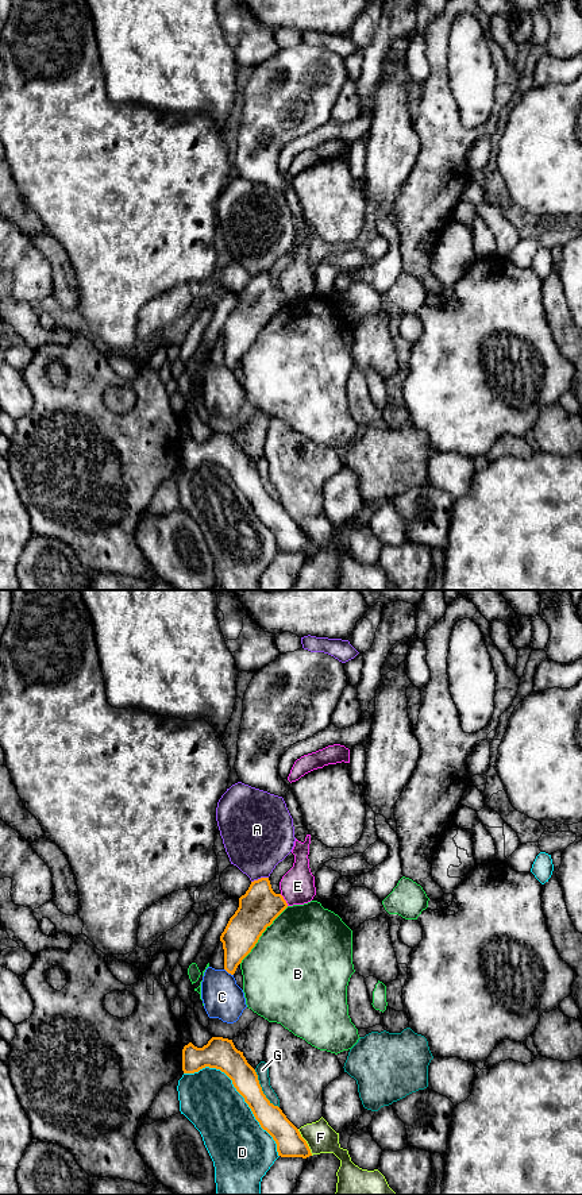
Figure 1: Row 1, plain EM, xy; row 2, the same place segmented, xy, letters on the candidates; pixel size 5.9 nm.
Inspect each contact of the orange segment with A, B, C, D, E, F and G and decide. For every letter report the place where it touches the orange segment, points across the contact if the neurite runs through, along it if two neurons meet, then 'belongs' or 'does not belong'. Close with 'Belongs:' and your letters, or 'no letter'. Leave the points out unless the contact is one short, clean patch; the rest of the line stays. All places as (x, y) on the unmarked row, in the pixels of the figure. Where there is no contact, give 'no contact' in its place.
A: contact xy (261, 273); border xy (268, 272), (261, 272), (251, 277); does not belong
B: contact xy (261, 330); does not belong
C: contact xy (228, 367); does not belong
D: contact xy (241, 489); does not belong
E: contact xy (284, 295); border xy (280, 289), (288, 300); does not belong
F: contact xy (305, 538); does not belong
G: contact xy (261, 485); does not belong
Belongs: no letter

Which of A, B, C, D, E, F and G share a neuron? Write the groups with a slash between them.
A / B / C / D / E / F / G

